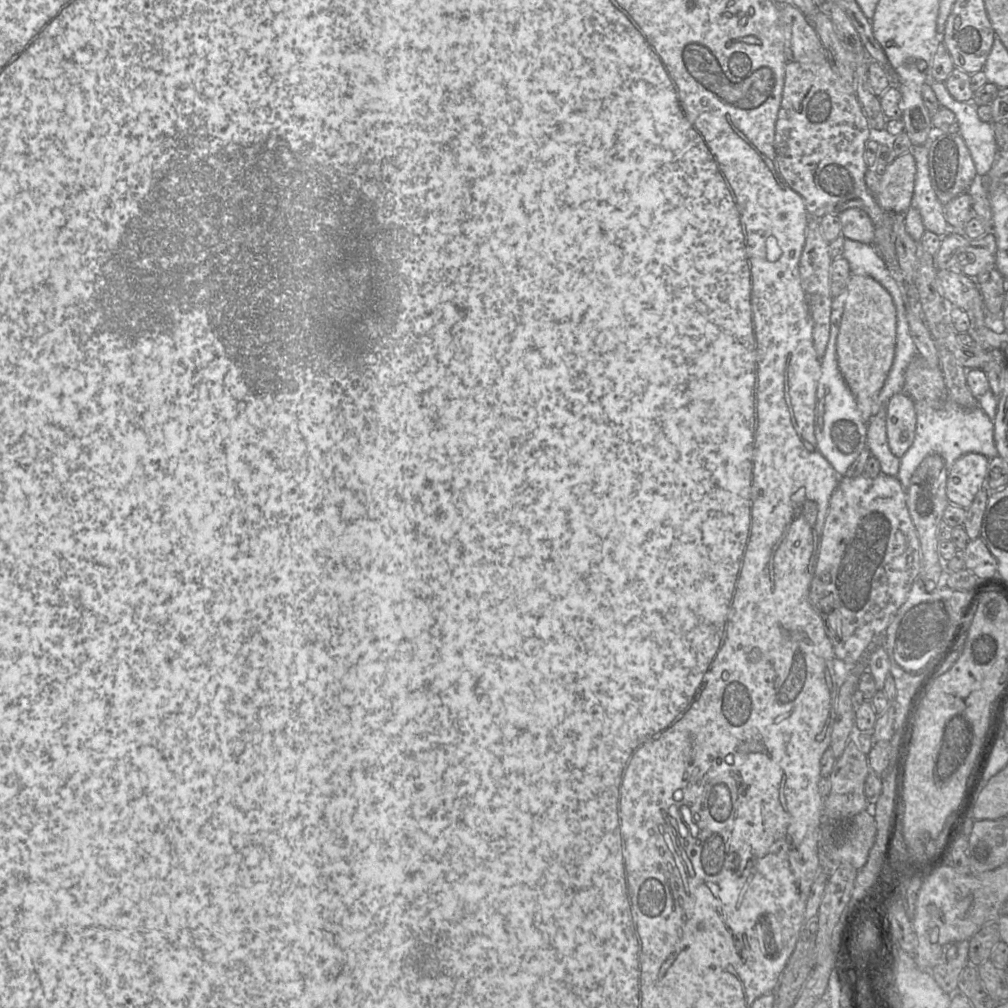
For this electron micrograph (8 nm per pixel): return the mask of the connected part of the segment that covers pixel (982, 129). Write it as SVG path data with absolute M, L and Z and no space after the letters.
M933 81L930 84L941 106L951 110L959 125L959 134L963 138L976 172L985 176L992 168L998 152L993 124L981 121L974 103L956 101L947 91L945 84Z

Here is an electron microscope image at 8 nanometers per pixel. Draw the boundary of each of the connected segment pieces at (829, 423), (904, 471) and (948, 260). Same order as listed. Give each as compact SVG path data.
M845 295L833 298L830 316L830 338L820 361L820 378L816 393L815 436L818 448L836 472L842 477L858 454L867 448L867 424L861 416L856 400L847 386L838 366L837 344L845 306Z
M949 400L943 408L934 409L925 402L915 402L916 433L913 444L900 458L900 467L897 478L905 491L910 484L911 477L920 463L930 454L939 454L947 470L961 456L967 453L977 453L991 460L998 456L994 442L993 421L977 406L971 410L964 409Z
M951 232L942 236L934 264L938 270L960 272L975 279L986 268L996 267L996 252L993 233L970 239L963 232Z

